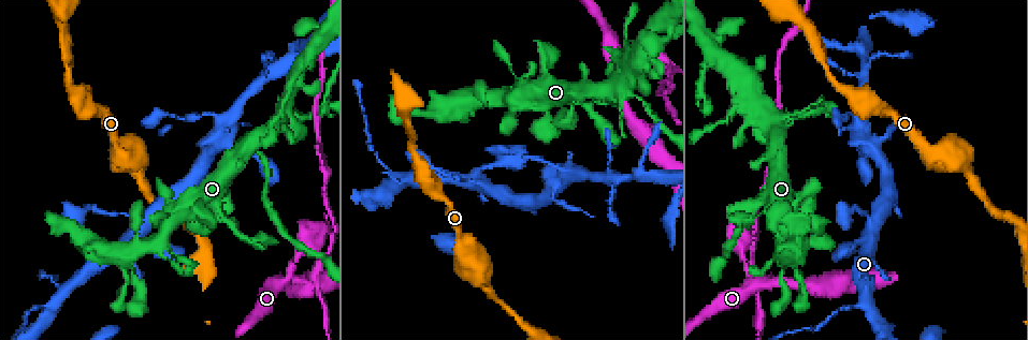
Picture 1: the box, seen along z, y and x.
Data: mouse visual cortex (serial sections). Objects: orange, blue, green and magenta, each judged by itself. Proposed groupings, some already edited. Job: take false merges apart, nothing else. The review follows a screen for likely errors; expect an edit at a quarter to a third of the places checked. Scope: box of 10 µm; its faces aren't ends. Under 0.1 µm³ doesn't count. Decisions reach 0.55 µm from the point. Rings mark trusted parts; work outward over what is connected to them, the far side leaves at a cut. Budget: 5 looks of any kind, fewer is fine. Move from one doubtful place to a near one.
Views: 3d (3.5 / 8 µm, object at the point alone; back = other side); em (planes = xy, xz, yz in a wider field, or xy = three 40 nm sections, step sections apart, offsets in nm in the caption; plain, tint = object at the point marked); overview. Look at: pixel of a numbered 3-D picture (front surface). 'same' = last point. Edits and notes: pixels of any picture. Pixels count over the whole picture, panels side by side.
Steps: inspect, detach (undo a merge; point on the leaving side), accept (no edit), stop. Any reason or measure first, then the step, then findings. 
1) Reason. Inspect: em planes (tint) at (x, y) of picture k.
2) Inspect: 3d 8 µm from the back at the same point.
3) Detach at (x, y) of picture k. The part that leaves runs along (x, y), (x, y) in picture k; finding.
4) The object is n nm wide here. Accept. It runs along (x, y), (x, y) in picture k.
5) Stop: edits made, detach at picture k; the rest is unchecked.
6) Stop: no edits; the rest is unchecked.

Abrupt turn. Inspect: 3d 8 µm at (665, 59) of picture 1.

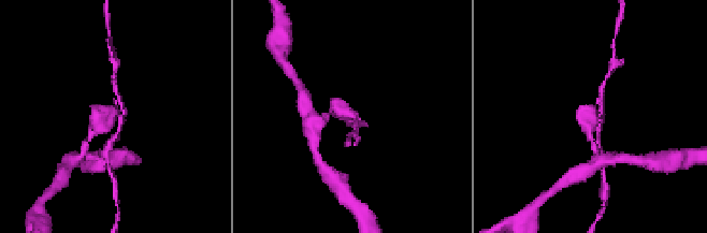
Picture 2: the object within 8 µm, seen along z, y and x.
Zoom in. Inspect: 3d 3.5 µm at the same point.

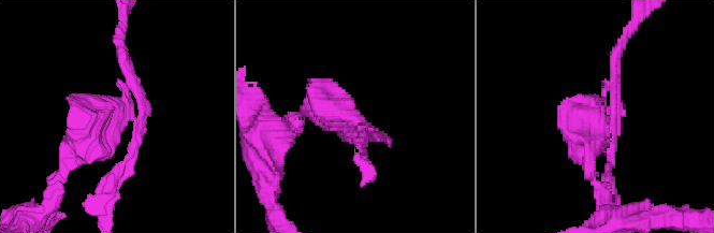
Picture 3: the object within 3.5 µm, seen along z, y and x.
Inspect: em xy step 5 (tint) at (351, 116) of picture 3.

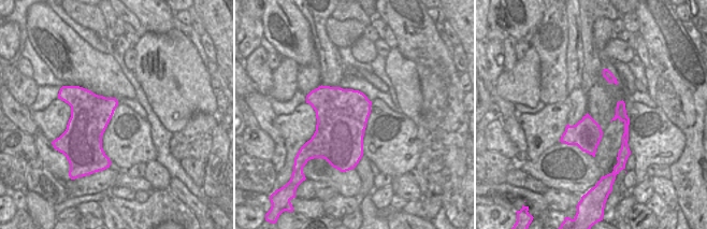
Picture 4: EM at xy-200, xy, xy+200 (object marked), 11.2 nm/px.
Detach at (356, 136) of picture 3. The part that leaves runs along (366, 132), (360, 165) in picture 3; a second cell is stuck on.

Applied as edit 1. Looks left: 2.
Branch point. Inspect: 3d 3.5 µm at (590, 90) of picture 1.

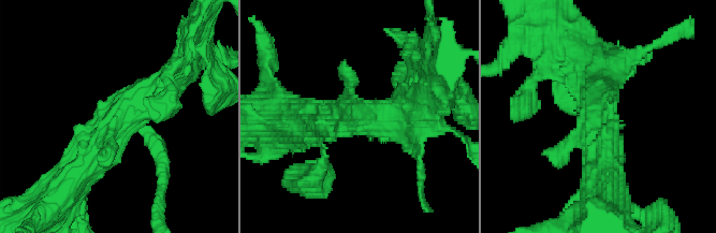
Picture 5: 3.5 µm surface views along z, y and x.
Now the EM. Inspect: em xy step 5 (tint) at (118, 117) of picture 5.

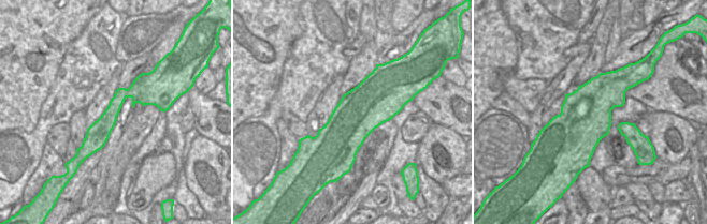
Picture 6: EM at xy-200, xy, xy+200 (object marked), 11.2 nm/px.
Detach at (162, 166) of picture 5. The part that leaves runs along (152, 137), (162, 155), (159, 220) in picture 5; a second cell is stuck on.

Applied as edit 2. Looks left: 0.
Stop: edits made, detach at picture 3, detach at picture 5; the rest is unchecked.

